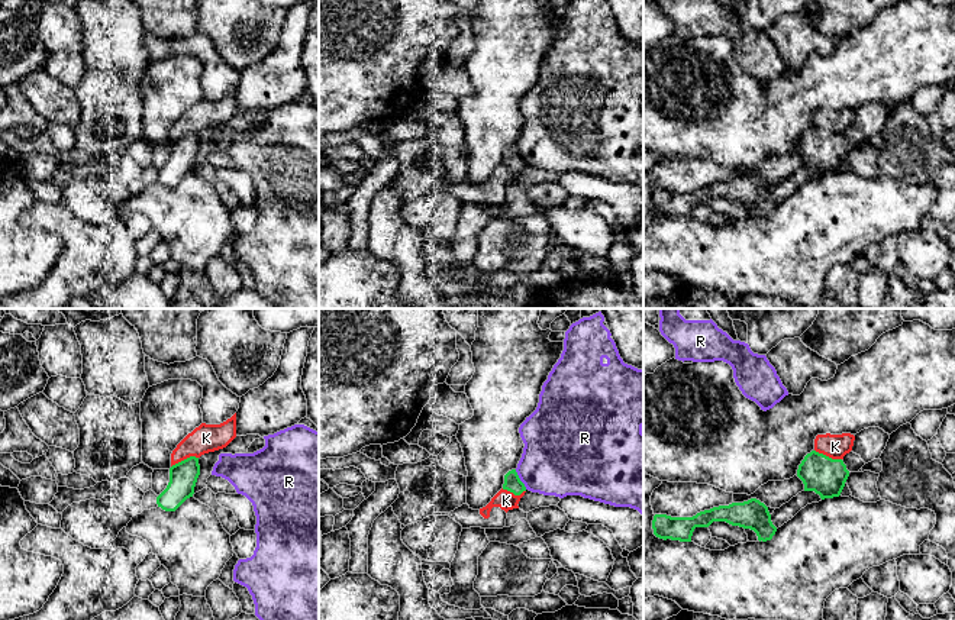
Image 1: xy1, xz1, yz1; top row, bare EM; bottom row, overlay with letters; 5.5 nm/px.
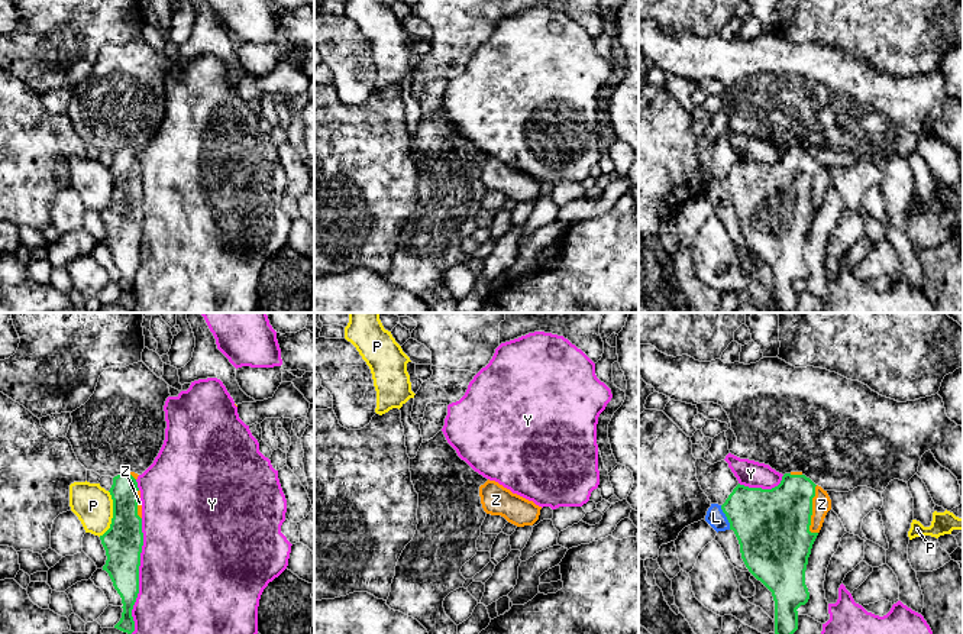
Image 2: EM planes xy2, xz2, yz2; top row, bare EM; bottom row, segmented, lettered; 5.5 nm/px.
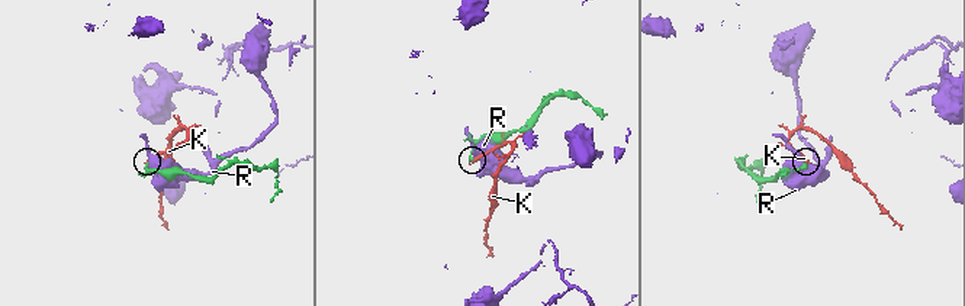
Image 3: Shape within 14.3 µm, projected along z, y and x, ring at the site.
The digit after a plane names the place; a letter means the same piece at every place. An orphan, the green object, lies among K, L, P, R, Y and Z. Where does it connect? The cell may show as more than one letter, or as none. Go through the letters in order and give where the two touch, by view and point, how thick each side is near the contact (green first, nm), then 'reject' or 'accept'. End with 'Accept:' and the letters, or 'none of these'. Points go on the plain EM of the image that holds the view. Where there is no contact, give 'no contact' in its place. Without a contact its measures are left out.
K: meets green in xy1 at (184, 135); 160 nm thick on the green side, 160 nm on the other; reject
L: meets green in yz2 at (726, 191); 400 nm thick on the green side, 100 nm on the other; reject
P: meets green in xy2 at (113, 190); 220 nm thick on the green side, 220 nm on the other; reject
R: meets green in xz1 at (519, 155); 100 nm thick on the green side, 400 nm on the other; reject
Y: meets green in xy2 at (138, 252); 220 nm thick on the green side, 500 nm on the other; reject
Z: meets green in yz2 at (811, 186); 420 nm thick on the green side, 110 nm on the other; accept
Accept: Z

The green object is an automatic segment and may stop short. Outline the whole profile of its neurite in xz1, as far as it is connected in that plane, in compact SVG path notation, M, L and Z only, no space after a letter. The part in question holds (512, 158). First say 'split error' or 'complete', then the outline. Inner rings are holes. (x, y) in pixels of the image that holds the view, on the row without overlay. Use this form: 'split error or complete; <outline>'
complete; M512 145L504 151L503 165L507 165L513 168L514 171L520 171L523 167L526 167L526 162L520 156L516 145Z

